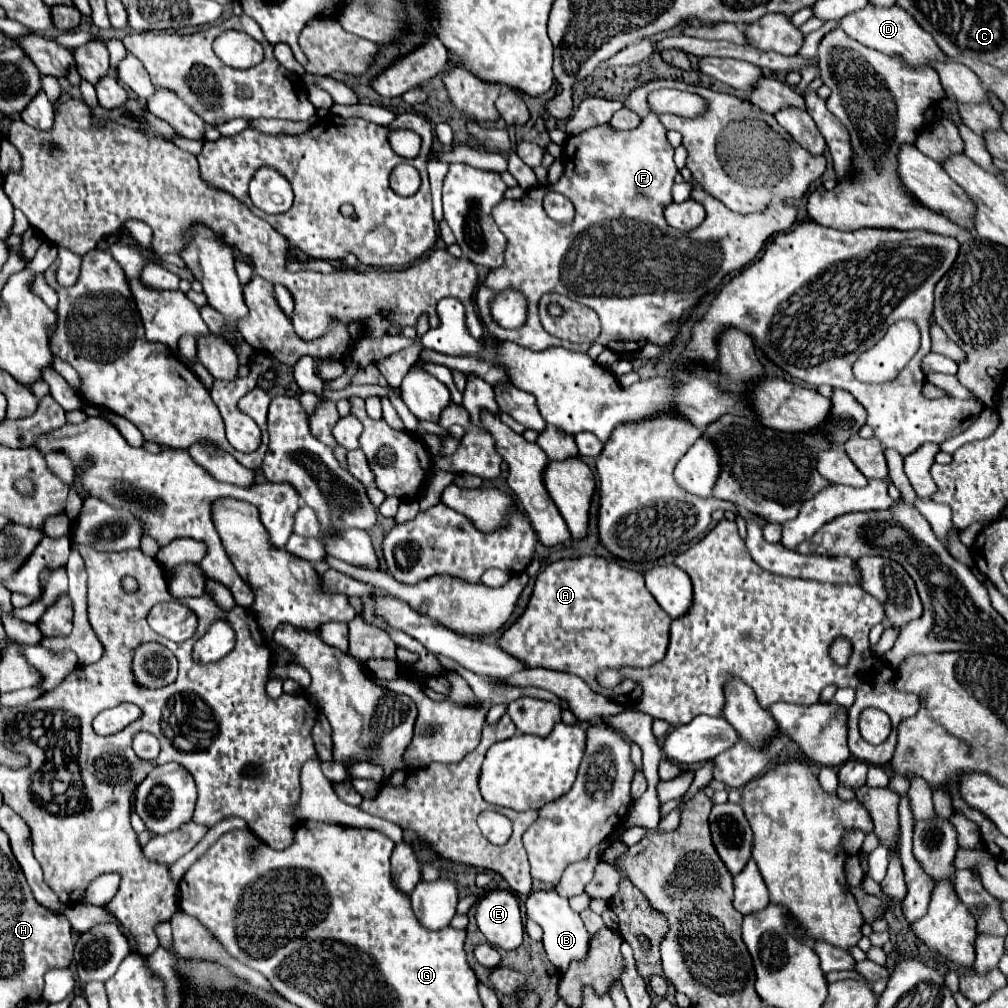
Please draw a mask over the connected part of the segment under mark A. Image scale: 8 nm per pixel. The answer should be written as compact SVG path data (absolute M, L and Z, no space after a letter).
M605 557L561 559L547 565L531 593L521 617L505 629L499 643L505 653L521 659L527 669L543 667L581 677L595 693L631 709L641 699L635 681L623 681L615 689L597 685L595 675L605 667L649 667L665 657L671 619L645 587L639 571Z

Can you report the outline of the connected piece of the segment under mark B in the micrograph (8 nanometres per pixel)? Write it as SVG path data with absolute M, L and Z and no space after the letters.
M553 889L537 891L537 893L529 895L529 899L525 901L525 907L527 907L527 915L541 925L545 953L547 953L549 961L557 967L559 973L565 973L573 961L585 959L585 955L589 951L591 935L585 929L579 913L569 907L569 901L565 897L559 897Z

